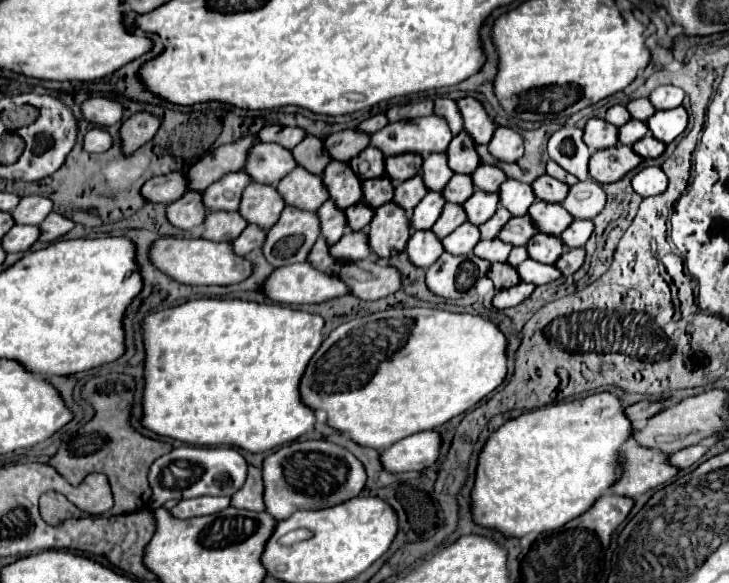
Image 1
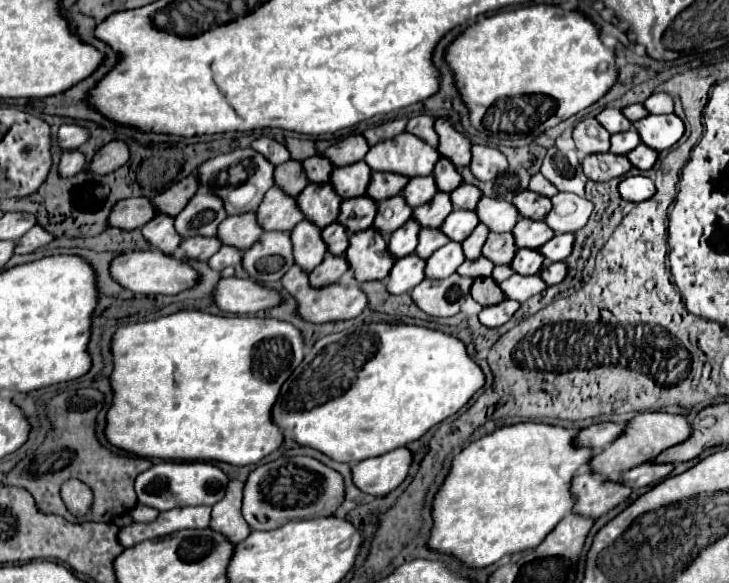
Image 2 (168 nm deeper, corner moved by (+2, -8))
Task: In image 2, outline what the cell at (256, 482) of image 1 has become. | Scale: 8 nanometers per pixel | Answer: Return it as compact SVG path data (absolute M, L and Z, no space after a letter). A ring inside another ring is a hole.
M231 480L223 500L219 500L211 512L209 526L215 532L223 532L223 536L229 536L233 544L237 544L239 540L245 540L245 536L249 536L251 532L249 524L241 516L241 496L243 496L243 482Z

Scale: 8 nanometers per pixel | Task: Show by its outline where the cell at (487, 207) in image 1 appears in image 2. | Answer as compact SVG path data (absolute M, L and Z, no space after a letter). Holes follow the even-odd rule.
M453 210L439 230L445 232L445 236L449 236L451 242L463 242L477 224L479 220L473 210Z

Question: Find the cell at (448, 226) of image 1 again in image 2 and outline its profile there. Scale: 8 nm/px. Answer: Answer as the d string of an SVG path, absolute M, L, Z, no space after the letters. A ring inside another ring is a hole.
M423 228L419 232L419 244L415 248L415 254L427 260L437 248L445 246L447 242L449 242L449 238L439 228Z

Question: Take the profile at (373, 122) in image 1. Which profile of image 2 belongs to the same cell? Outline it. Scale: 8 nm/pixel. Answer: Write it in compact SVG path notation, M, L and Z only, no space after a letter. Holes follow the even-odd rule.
M349 136L333 146L329 146L325 152L321 152L323 158L327 158L333 166L349 166L349 164L355 164L359 160L365 158L369 146L365 142L363 136Z

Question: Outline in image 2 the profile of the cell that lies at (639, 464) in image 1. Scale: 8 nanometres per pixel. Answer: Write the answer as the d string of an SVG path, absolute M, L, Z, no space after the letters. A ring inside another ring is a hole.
M585 466L573 480L573 496L577 496L577 504L573 504L573 512L579 516L599 518L601 514L609 512L617 504L629 498L633 490L617 484L617 482L605 482L603 478L597 478L591 474L591 470Z

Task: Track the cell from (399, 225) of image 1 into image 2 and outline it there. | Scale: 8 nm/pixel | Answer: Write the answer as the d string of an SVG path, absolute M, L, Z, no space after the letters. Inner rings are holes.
M373 228L349 236L345 260L349 260L349 270L353 270L357 282L385 280L389 268L395 264L393 256L387 252L385 238Z

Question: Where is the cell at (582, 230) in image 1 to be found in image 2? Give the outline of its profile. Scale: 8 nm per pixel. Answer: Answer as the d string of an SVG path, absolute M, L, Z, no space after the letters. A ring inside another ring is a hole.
M555 234L549 242L545 242L539 252L549 262L565 260L573 250L573 234Z

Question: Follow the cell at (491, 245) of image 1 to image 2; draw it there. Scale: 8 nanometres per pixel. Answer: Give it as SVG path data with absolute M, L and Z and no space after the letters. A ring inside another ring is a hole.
M483 256L477 258L477 260L465 260L459 268L457 268L457 274L461 276L469 276L469 278L485 278L485 276L491 276L493 272L493 262L491 260L485 260Z

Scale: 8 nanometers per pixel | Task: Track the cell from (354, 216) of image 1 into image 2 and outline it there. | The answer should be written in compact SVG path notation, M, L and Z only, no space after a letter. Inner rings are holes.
M333 222L333 224L329 224L327 228L323 228L321 230L321 238L325 240L325 246L329 248L329 254L333 254L333 256L341 256L343 252L345 252L345 248L349 246L349 238L347 238L347 232L345 232L345 228L341 226L341 224L337 224L337 222Z

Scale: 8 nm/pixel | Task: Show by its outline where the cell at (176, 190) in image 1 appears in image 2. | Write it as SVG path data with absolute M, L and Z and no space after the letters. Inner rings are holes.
M127 198L119 200L109 214L107 224L119 230L137 230L155 218L155 208L147 198Z

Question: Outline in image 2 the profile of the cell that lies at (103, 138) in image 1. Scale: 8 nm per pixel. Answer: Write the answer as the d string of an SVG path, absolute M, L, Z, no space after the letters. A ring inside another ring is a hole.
M69 150L69 152L61 154L57 170L59 170L61 178L71 178L71 176L79 174L81 170L85 170L85 166L87 166L85 156L79 150Z

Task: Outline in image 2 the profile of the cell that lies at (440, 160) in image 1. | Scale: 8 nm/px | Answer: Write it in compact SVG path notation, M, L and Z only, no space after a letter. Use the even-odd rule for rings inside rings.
M423 176L423 178L411 178L401 194L405 196L405 202L411 208L417 208L417 206L429 202L435 192L437 192L437 188L435 188L433 176Z

